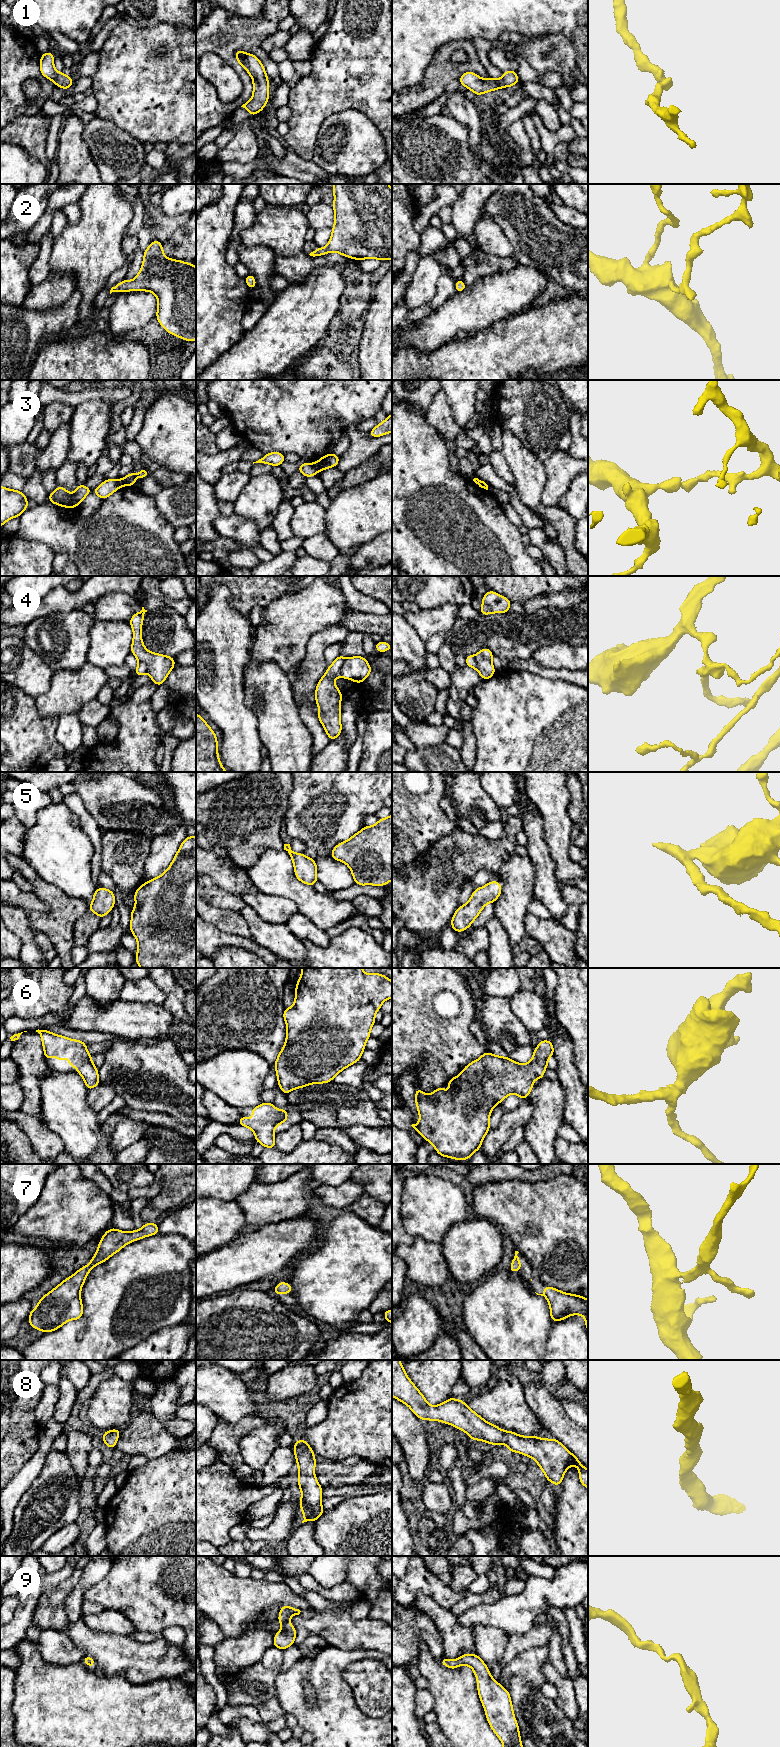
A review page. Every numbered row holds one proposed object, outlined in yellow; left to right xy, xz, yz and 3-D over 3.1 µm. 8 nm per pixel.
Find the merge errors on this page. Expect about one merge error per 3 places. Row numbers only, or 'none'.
3, 4

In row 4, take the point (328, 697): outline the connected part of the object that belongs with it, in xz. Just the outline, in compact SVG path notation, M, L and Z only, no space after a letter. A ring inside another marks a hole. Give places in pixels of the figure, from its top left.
M340 654L319 680L315 690L318 705L318 718L330 741L335 740L342 732L340 704L342 692L336 687L334 680L341 676L340 668L345 658Z

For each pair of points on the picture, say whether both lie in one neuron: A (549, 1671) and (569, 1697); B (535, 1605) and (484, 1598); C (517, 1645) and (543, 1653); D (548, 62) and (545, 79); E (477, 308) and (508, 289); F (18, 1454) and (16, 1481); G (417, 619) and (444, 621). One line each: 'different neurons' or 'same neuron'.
A: same neuron
B: different neurons
C: different neurons
D: different neurons
E: same neuron
F: different neurons
G: same neuron

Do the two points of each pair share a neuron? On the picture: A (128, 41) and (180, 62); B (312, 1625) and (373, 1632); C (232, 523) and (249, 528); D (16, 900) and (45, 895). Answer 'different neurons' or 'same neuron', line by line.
A: same neuron
B: same neuron
C: same neuron
D: different neurons

